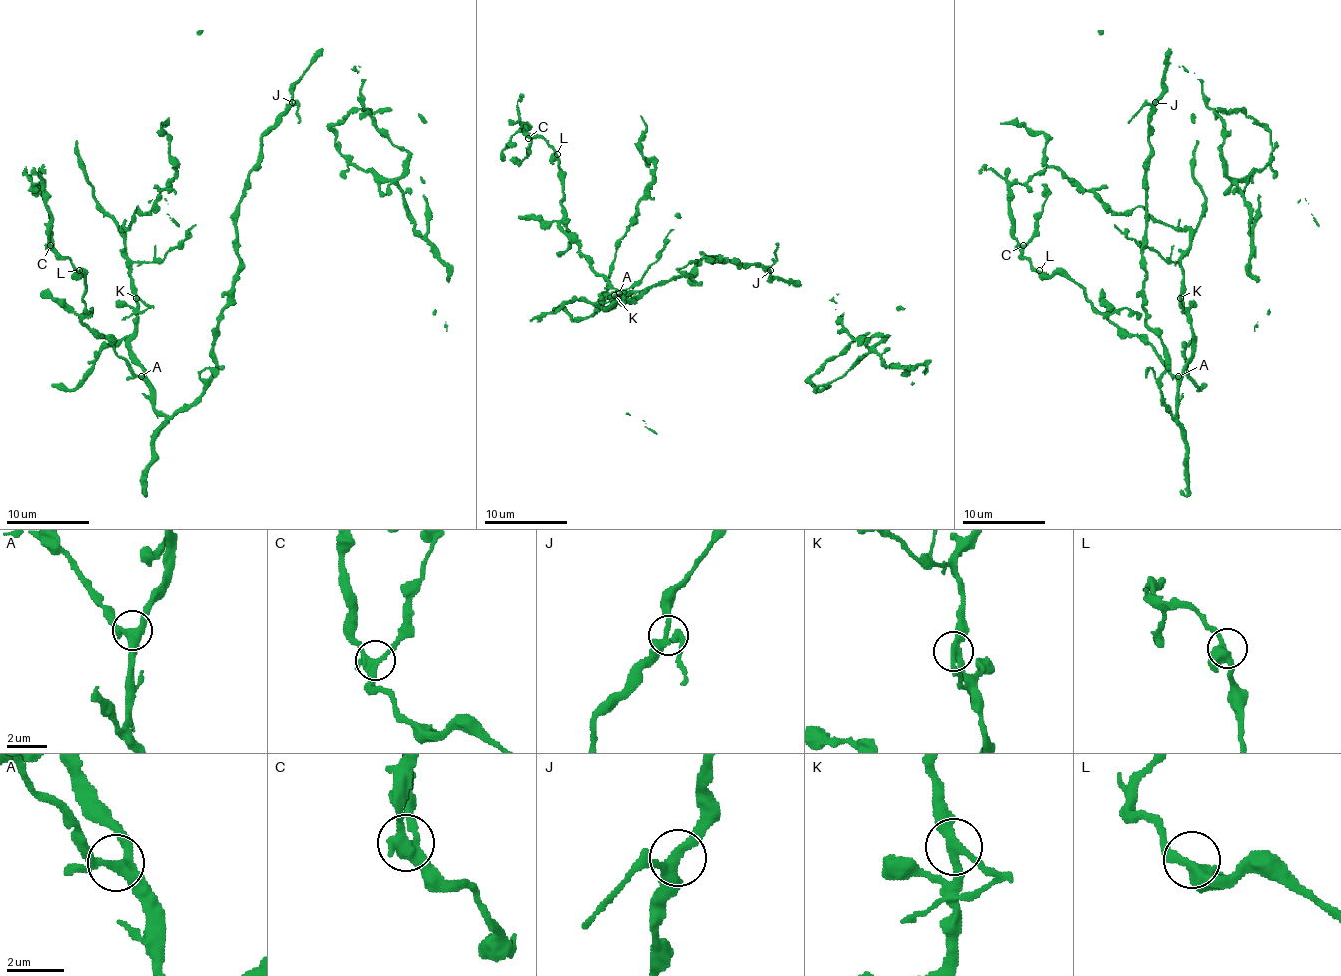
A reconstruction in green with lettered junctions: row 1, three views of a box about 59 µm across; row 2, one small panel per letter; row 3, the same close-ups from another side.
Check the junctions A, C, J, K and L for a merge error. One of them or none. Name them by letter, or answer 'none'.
K

